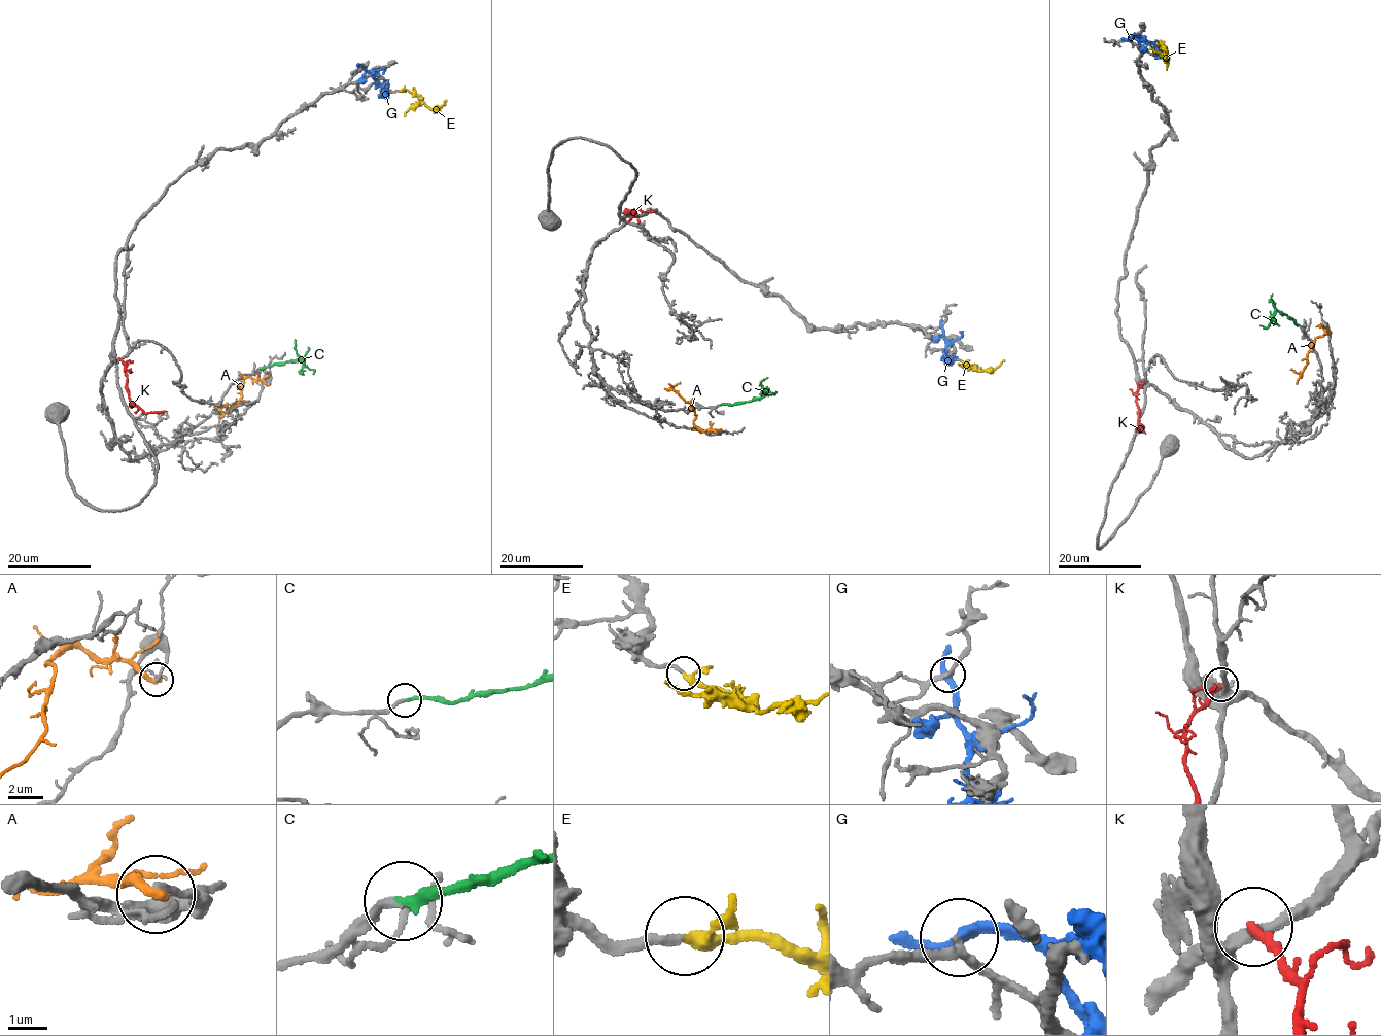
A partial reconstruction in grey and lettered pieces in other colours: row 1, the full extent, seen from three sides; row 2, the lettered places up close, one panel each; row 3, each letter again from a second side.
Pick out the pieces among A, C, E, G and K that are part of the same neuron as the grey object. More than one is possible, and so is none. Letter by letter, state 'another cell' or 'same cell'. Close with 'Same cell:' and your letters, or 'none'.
A: another cell
C: same cell
E: same cell
G: another cell
K: another cell
Same cell: C, E

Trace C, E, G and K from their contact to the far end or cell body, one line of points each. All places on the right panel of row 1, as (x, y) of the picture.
C: (1297, 325), (1279, 311), (1267, 326), (1259, 325)
E: (1161, 46), (1165, 47), (1166, 57), (1150, 48)
G: (1129, 38), (1160, 44), (1165, 50), (1155, 59)
K: (1145, 381), (1137, 391), (1141, 430), (1135, 426)

